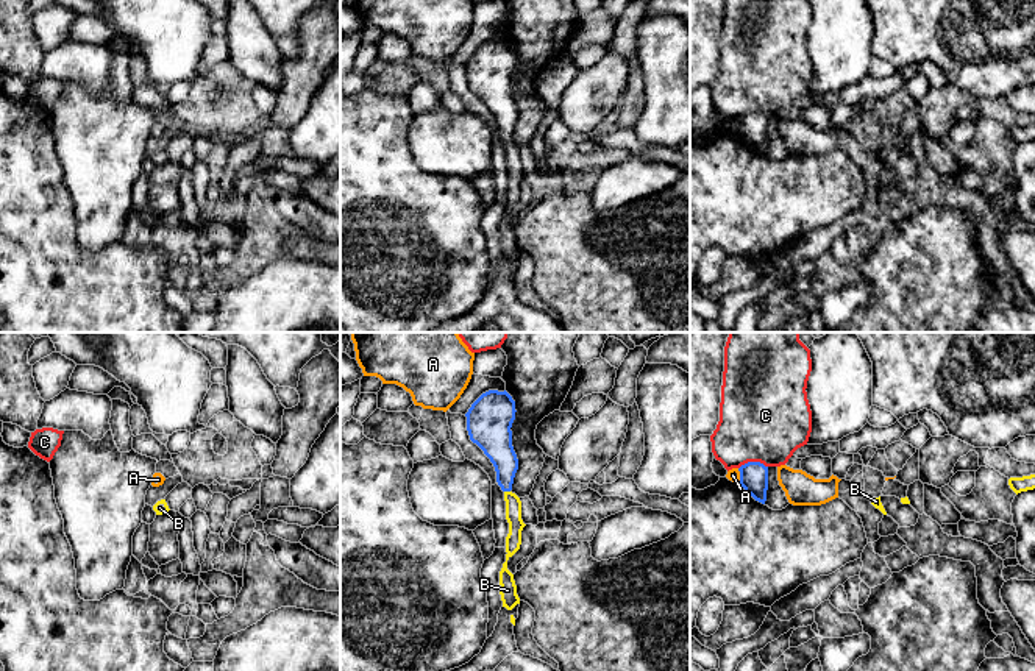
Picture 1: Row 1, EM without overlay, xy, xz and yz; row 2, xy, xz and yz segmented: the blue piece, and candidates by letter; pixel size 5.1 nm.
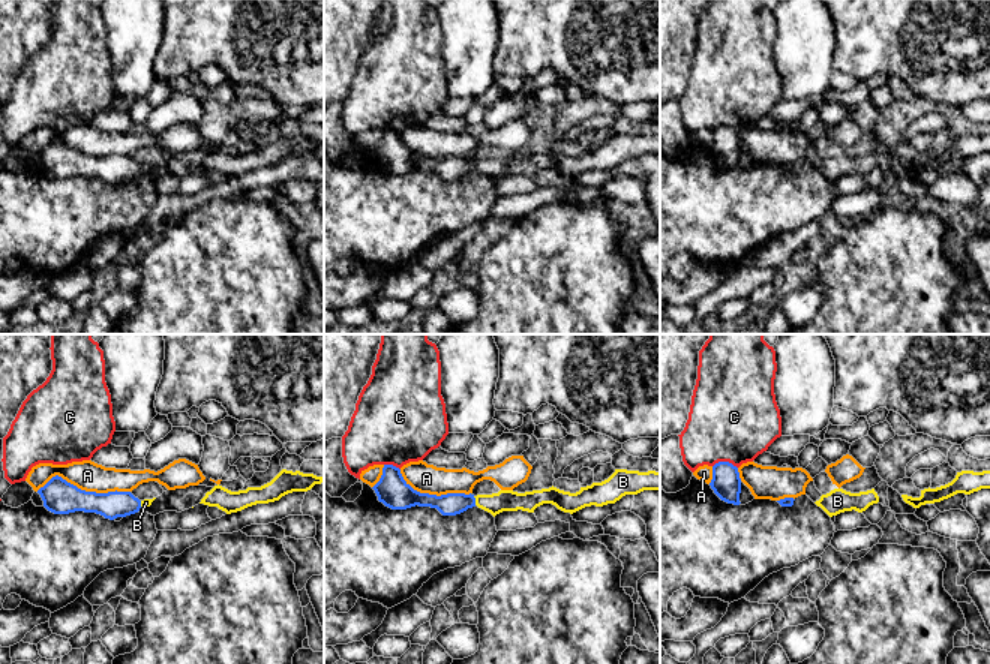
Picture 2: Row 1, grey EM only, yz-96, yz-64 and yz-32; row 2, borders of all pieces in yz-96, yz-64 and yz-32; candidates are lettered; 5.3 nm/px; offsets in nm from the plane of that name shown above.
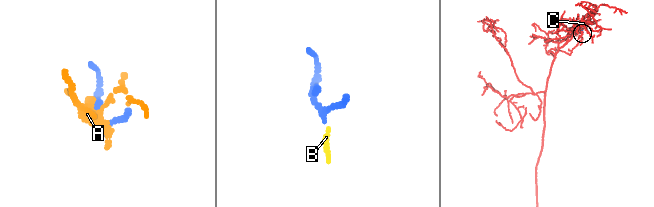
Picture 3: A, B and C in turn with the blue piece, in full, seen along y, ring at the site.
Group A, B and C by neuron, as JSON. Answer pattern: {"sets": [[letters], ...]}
{"sets": [["A"], ["B"], ["C"]]}

